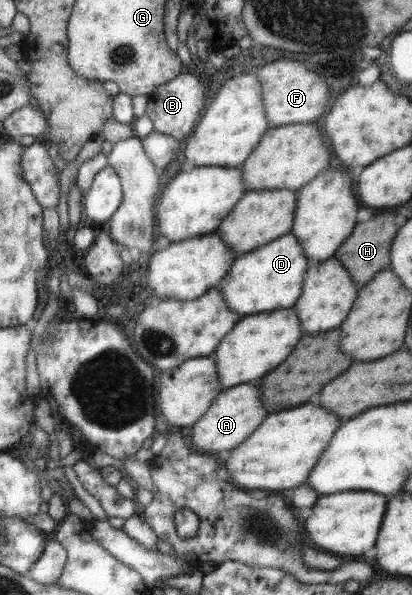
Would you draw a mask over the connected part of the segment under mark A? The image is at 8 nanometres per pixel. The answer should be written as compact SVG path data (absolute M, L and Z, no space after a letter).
M244 382L232 388L224 388L212 401L210 408L188 428L187 438L193 448L200 452L230 452L242 444L262 424L268 414L262 398L260 398L259 383Z

